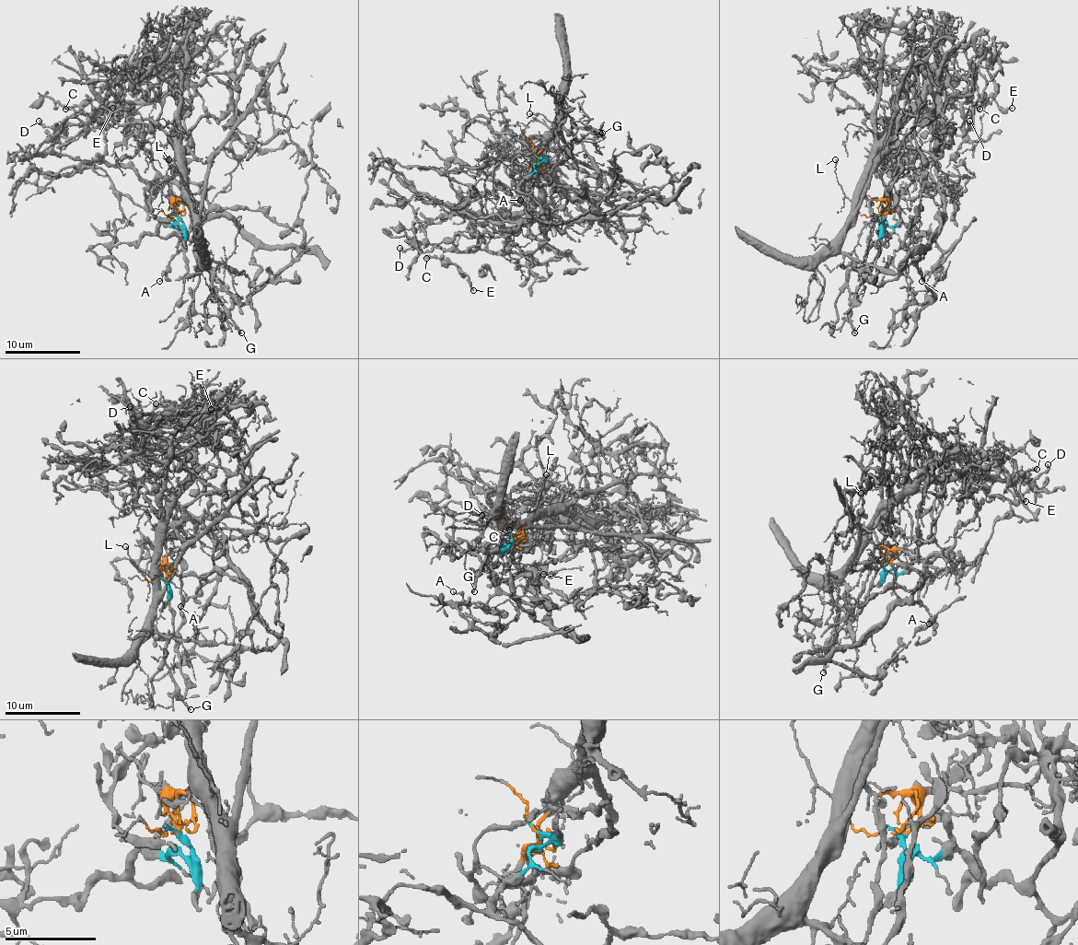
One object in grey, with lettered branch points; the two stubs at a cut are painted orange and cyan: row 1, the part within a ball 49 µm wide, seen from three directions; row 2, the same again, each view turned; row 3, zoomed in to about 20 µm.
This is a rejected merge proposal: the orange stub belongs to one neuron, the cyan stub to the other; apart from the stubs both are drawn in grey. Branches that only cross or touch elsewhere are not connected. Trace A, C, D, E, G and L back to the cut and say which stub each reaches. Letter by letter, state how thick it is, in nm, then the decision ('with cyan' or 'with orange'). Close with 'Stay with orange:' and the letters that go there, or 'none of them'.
A: 100 nm thick; with cyan
C: 300 nm thick; with cyan
D: 280 nm thick; with cyan
E: 180 nm thick; with cyan
G: 240 nm thick; with orange
L: 140 nm thick; with orange
Stay with orange: G, L

